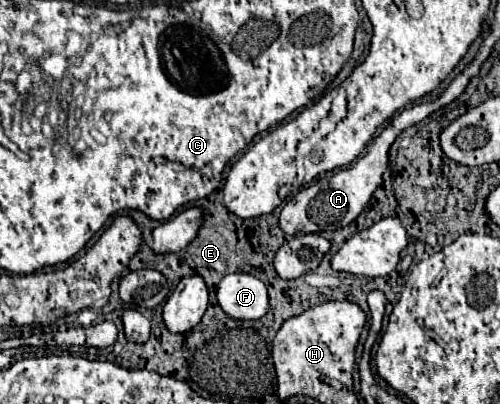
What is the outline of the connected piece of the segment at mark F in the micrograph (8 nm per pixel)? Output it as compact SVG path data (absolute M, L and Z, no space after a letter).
M249 273L225 275L217 287L217 301L235 319L261 319L269 309L265 283Z

